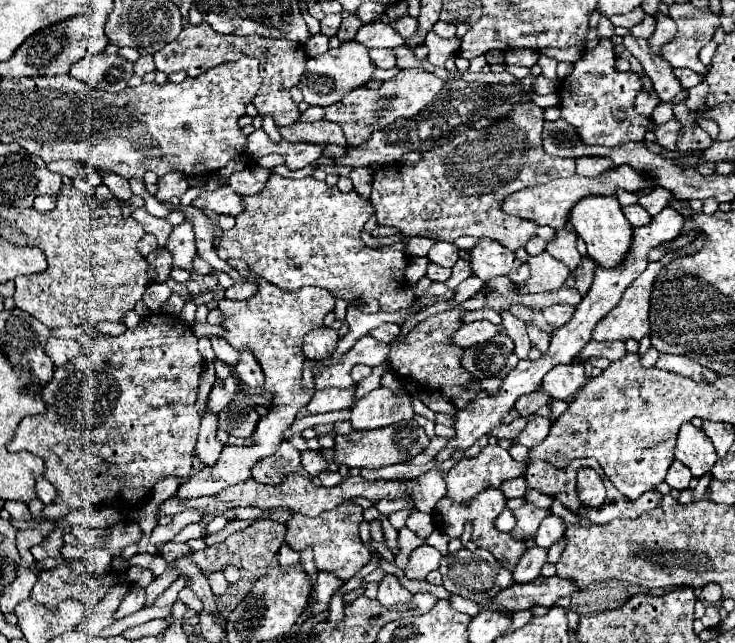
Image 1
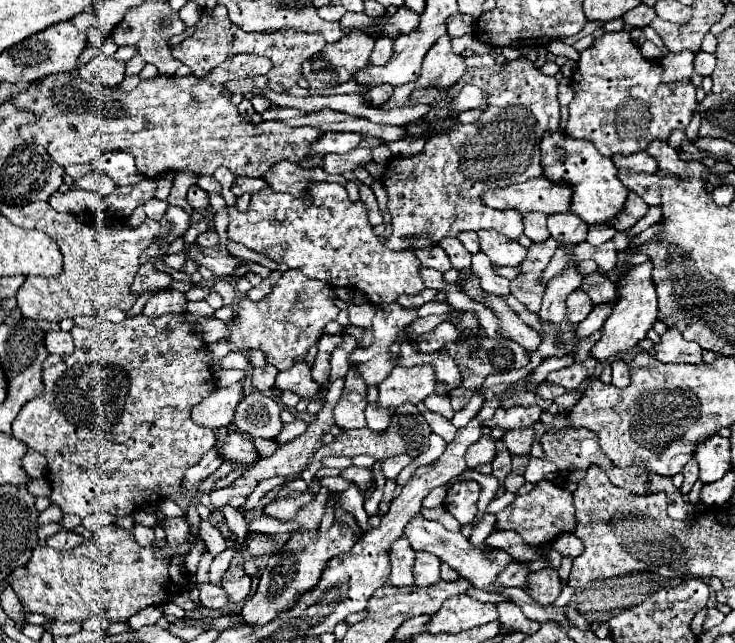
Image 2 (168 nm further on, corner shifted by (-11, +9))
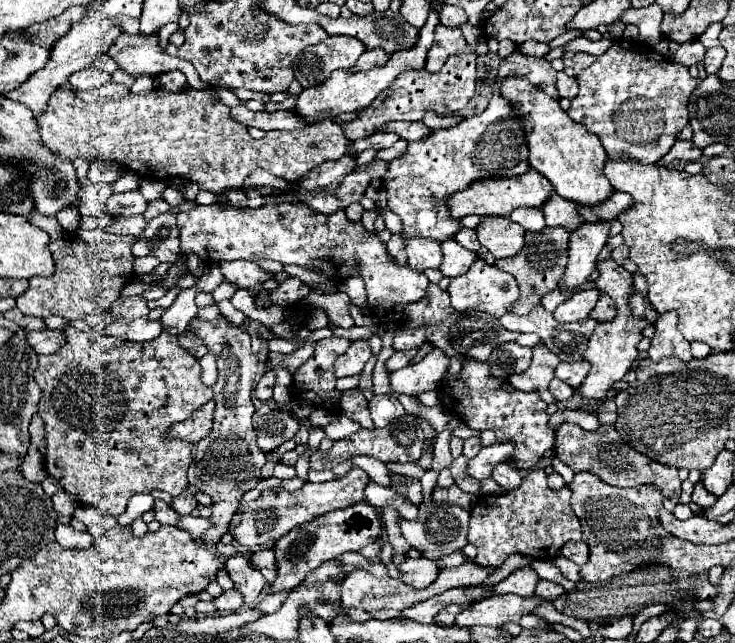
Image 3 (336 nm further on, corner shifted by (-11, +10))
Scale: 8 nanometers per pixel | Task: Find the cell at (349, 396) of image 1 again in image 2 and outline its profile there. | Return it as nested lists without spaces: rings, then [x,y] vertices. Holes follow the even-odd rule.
[[[383,353],[383,355],[377,355],[375,359],[363,363],[363,365],[357,365],[355,367],[355,373],[365,381],[367,387],[371,385],[379,385],[393,369],[391,361],[399,357],[399,353]]]

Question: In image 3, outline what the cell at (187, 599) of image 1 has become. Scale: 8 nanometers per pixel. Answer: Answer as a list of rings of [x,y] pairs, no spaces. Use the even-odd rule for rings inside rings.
[[[227,590],[227,592],[223,592],[223,596],[215,598],[215,600],[213,600],[213,604],[217,606],[219,614],[237,612],[237,610],[241,610],[241,608],[245,606],[245,602],[243,602],[243,596],[241,596],[237,590]]]

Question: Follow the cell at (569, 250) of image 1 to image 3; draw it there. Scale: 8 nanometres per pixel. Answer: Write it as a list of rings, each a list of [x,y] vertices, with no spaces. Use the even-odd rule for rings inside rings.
[[[553,192],[553,196],[547,198],[547,204],[543,204],[541,210],[543,210],[547,226],[563,226],[569,232],[573,232],[583,224],[581,216],[577,212],[577,204],[563,200],[555,192]]]

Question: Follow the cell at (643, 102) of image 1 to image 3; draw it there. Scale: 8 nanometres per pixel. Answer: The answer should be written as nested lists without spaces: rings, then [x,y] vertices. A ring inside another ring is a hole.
[[[695,40],[695,42],[685,42],[681,44],[681,48],[675,52],[675,62],[681,62],[685,66],[693,66],[693,64],[699,64],[705,56],[705,46]]]

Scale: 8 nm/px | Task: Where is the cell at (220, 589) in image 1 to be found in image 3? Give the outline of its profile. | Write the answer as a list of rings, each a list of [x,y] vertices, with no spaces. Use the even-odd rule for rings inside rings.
[[[233,556],[225,564],[227,564],[227,572],[235,584],[235,590],[239,590],[243,594],[243,600],[247,604],[255,604],[257,598],[267,588],[265,576],[259,570],[251,568],[243,556]]]

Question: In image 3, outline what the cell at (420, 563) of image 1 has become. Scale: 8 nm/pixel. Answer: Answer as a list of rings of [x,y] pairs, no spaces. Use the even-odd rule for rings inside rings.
[[[407,558],[397,568],[399,568],[399,578],[413,588],[427,588],[429,584],[435,582],[439,574],[439,568],[431,564],[431,560],[427,558],[415,558],[415,560]]]

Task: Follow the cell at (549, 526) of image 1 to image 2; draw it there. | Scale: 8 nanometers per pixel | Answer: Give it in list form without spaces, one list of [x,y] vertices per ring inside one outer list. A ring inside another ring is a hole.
[[[561,533],[553,543],[551,547],[555,551],[559,551],[561,555],[569,555],[569,557],[577,557],[581,551],[583,551],[583,543],[573,535],[573,533]]]

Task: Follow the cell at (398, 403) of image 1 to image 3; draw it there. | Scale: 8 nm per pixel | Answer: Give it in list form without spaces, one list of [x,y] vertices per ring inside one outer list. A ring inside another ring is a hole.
[[[431,348],[421,362],[391,372],[389,384],[395,392],[417,396],[425,390],[435,390],[443,380],[447,366],[449,366],[447,354],[439,348]]]

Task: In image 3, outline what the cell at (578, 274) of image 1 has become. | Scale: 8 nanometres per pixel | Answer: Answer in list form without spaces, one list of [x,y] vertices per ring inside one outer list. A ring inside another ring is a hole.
[[[601,294],[595,310],[591,310],[591,318],[597,320],[597,322],[611,322],[615,318],[617,310],[615,310],[615,302],[607,296],[607,294]]]

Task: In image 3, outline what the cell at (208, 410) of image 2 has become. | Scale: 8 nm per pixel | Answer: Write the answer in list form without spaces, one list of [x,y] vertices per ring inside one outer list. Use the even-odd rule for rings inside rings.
[[[211,400],[205,406],[201,406],[199,410],[195,410],[193,416],[189,416],[187,420],[173,424],[165,436],[179,438],[185,442],[199,442],[201,438],[205,438],[211,432],[213,412],[215,412],[215,402]]]

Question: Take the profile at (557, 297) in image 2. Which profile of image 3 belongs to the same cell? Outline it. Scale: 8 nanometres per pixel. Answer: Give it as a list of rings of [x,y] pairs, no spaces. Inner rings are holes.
[[[583,222],[577,232],[571,232],[569,238],[569,262],[559,282],[561,288],[579,288],[587,282],[595,270],[599,252],[609,240],[611,224],[587,224]]]

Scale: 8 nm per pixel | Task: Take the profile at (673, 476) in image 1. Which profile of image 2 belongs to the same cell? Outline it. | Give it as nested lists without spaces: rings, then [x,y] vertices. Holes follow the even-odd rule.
[[[691,459],[685,467],[683,467],[683,487],[681,487],[681,493],[689,493],[691,491],[691,487],[693,487],[693,483],[699,479],[699,469],[697,469],[697,461],[695,459]]]

